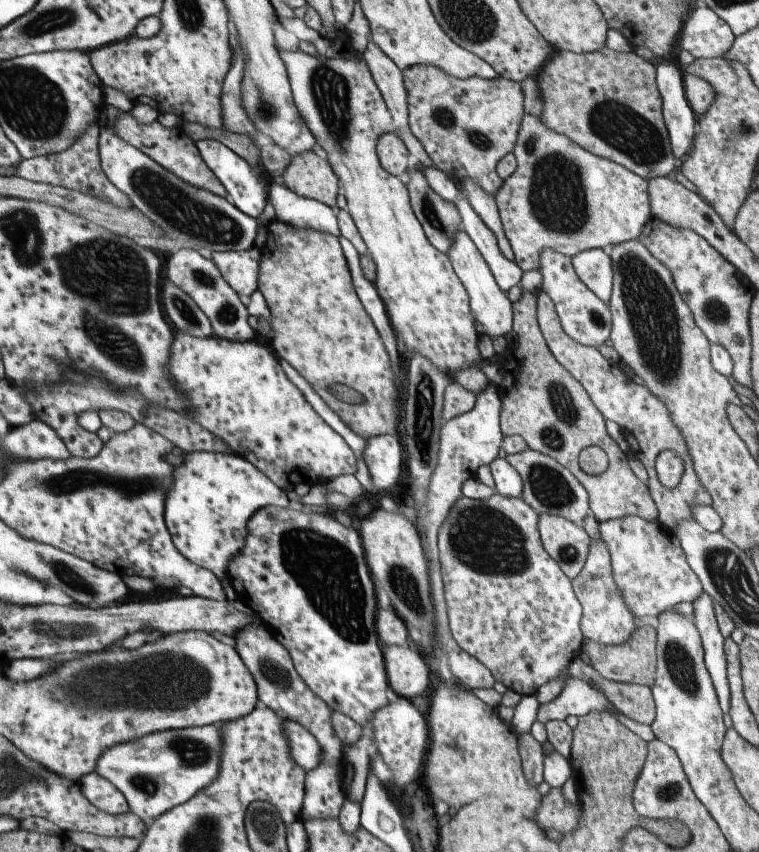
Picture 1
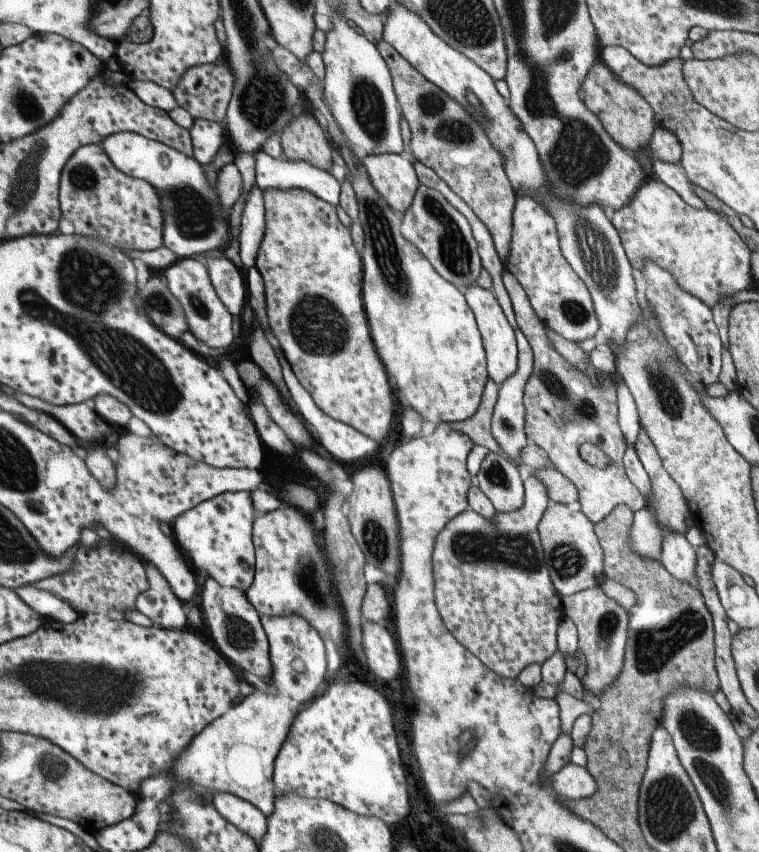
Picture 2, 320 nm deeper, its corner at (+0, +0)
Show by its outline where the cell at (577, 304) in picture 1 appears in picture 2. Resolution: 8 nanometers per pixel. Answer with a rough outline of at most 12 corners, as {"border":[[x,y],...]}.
{"border":[[527,196],[511,212],[504,270],[544,329],[570,342],[598,330],[561,255],[555,220]]}

